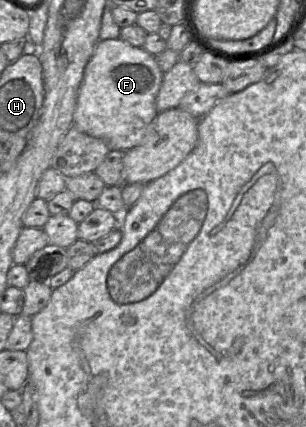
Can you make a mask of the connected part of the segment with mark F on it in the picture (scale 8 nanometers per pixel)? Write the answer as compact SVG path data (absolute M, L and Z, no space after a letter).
M120 38L99 40L84 68L73 113L73 125L87 135L103 140L110 150L126 151L140 145L148 126L158 114L156 98L163 75L154 55L144 48L134 47Z

